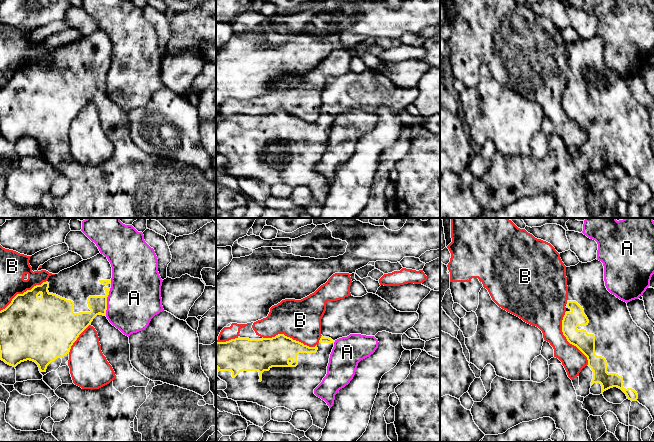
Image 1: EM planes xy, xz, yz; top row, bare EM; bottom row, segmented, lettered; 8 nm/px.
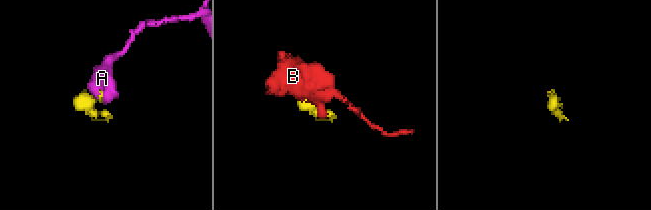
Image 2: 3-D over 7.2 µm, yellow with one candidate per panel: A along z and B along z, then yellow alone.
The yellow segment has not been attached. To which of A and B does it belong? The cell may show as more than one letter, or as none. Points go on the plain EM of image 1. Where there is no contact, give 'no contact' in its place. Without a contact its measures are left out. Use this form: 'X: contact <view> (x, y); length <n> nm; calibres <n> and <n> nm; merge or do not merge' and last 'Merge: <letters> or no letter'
A: contact xy (106, 78); length 220 nm; calibres 140 and 420 nm; do not merge
B: contact yz (566, 114); length 480 nm; calibres 150 and 260 nm; do not merge
Merge: no letter

